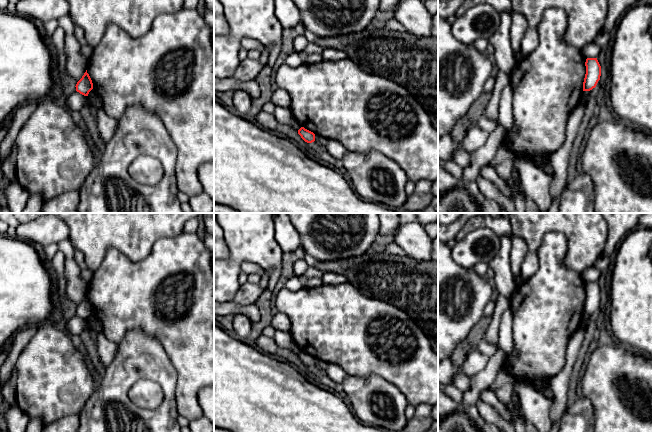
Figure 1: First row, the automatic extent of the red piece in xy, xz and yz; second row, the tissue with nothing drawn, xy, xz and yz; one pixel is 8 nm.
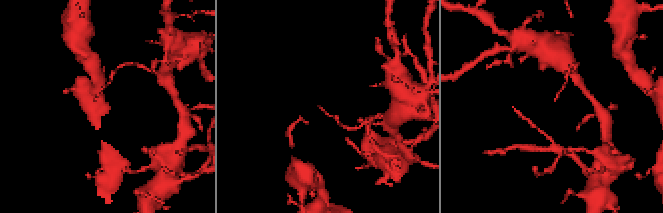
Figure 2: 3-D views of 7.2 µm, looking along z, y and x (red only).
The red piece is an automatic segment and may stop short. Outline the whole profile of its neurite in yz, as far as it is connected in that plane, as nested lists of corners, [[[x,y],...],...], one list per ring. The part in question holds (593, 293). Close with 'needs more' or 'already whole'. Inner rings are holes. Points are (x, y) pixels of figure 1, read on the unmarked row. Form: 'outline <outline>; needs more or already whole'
outline [[[587,282],[585,286],[586,298],[583,306],[583,315],[590,315],[596,311],[601,300],[601,290],[597,282]]]; already whole

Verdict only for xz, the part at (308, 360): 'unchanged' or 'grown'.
unchanged

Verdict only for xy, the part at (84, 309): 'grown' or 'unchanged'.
unchanged

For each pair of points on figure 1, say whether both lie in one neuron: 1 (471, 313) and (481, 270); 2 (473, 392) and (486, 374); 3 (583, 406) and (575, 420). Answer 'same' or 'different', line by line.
1: different
2: same
3: same

